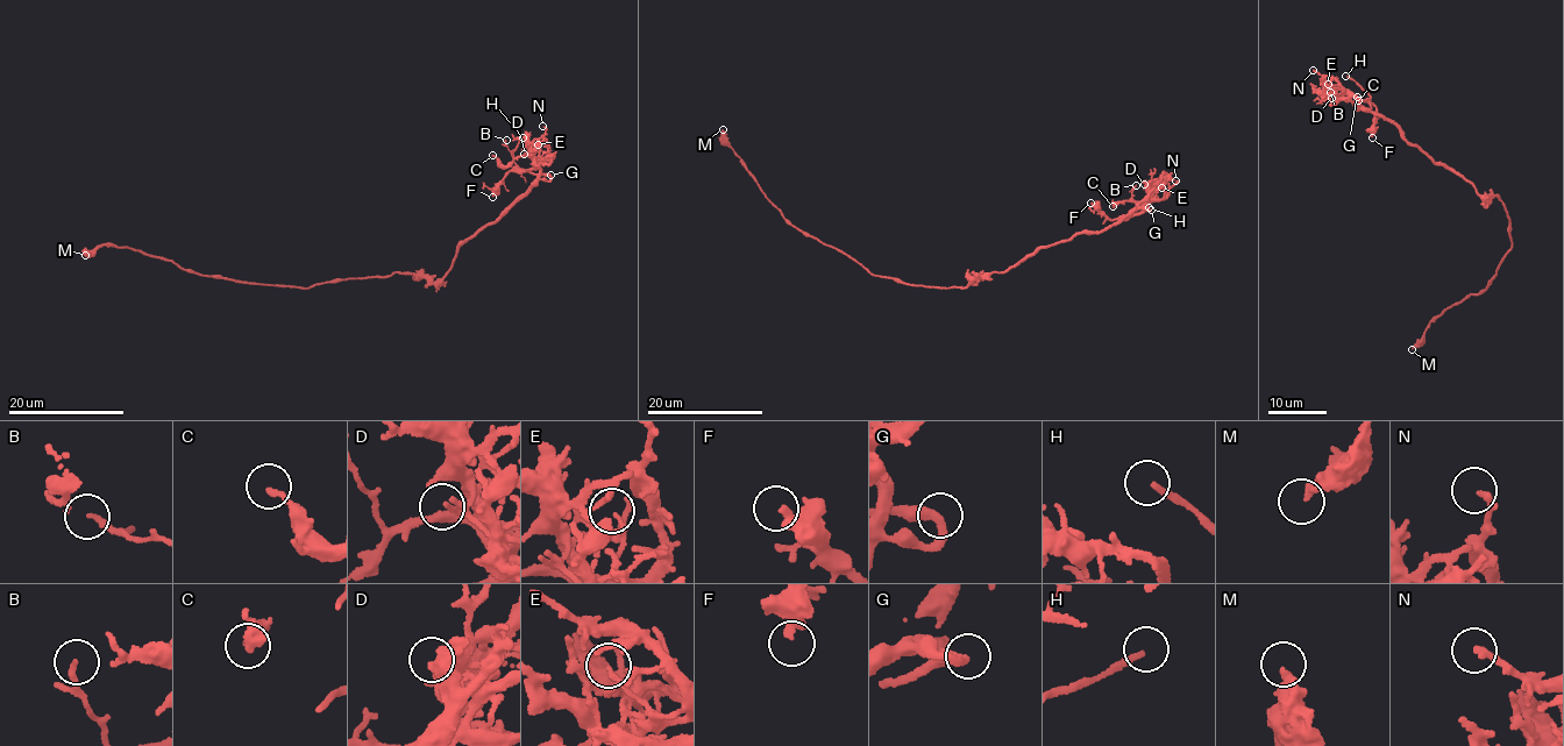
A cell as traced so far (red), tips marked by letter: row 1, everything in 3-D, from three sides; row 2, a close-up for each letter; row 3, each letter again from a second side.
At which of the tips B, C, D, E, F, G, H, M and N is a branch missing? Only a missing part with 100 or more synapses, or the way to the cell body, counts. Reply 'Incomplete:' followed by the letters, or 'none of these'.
Incomplete: H

